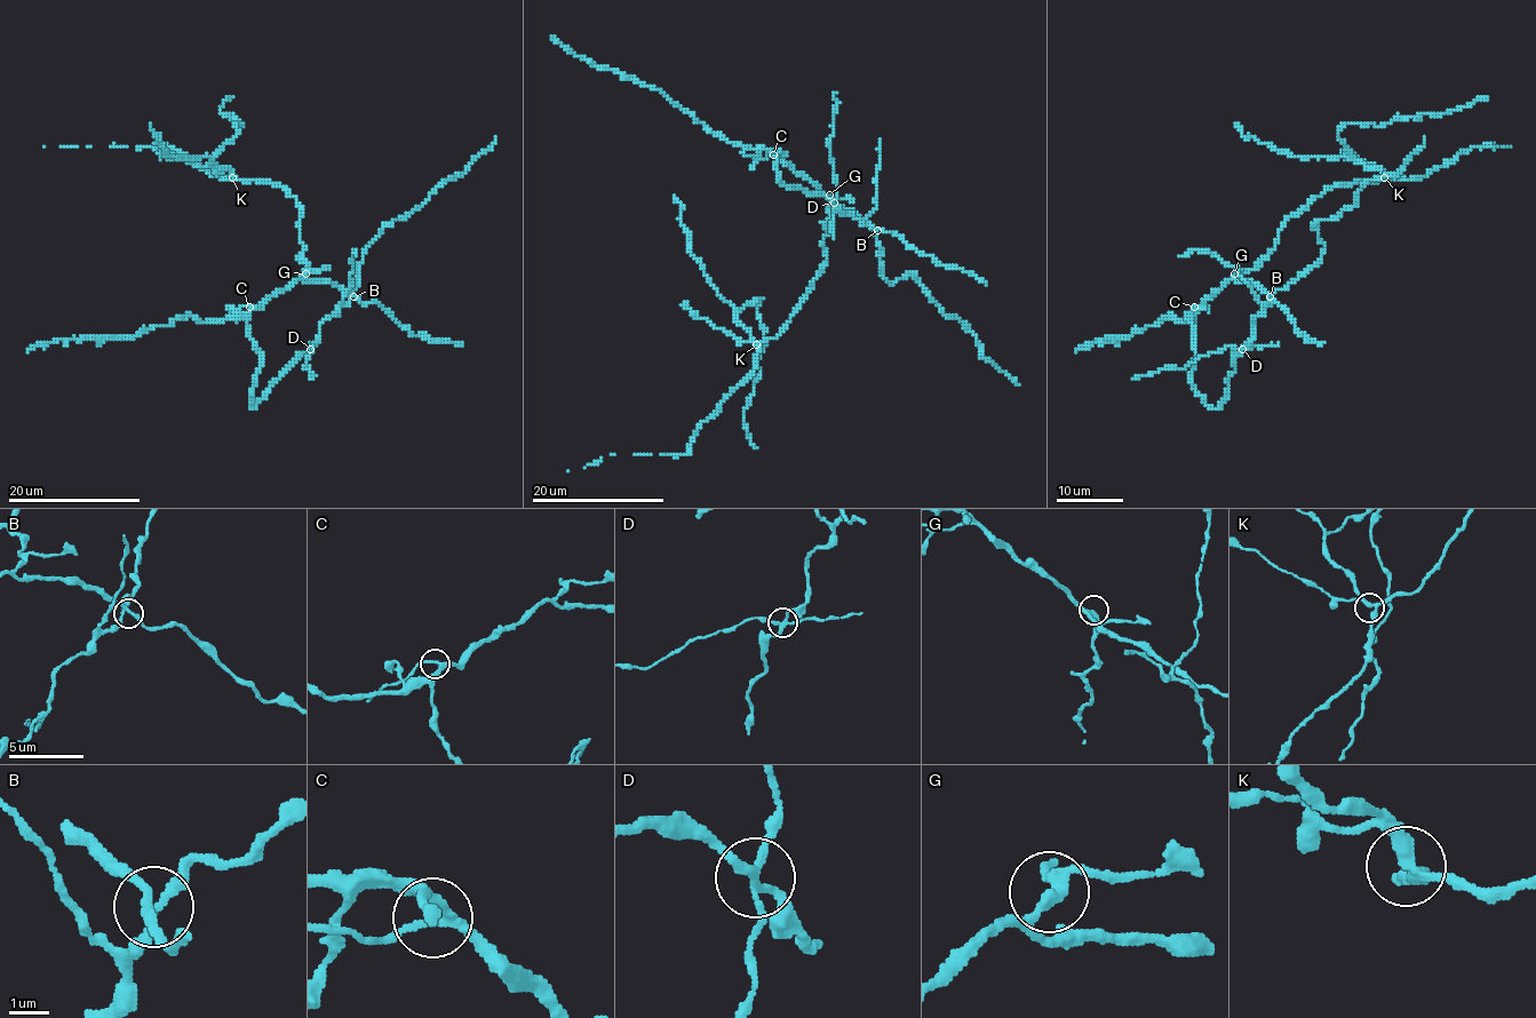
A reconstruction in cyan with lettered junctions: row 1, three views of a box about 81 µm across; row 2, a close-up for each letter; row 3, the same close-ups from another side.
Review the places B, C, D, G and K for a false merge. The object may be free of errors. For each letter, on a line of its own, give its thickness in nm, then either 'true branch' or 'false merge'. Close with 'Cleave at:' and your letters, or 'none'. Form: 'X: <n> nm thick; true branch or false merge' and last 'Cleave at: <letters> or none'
B: 200 nm thick; true branch
C: 200 nm thick; true branch
D: 240 nm thick; false merge
G: 220 nm thick; true branch
K: 240 nm thick; true branch
Cleave at: D

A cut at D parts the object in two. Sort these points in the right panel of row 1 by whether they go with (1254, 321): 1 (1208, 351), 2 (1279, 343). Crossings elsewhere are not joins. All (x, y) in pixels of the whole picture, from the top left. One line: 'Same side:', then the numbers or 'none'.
Same side: none

